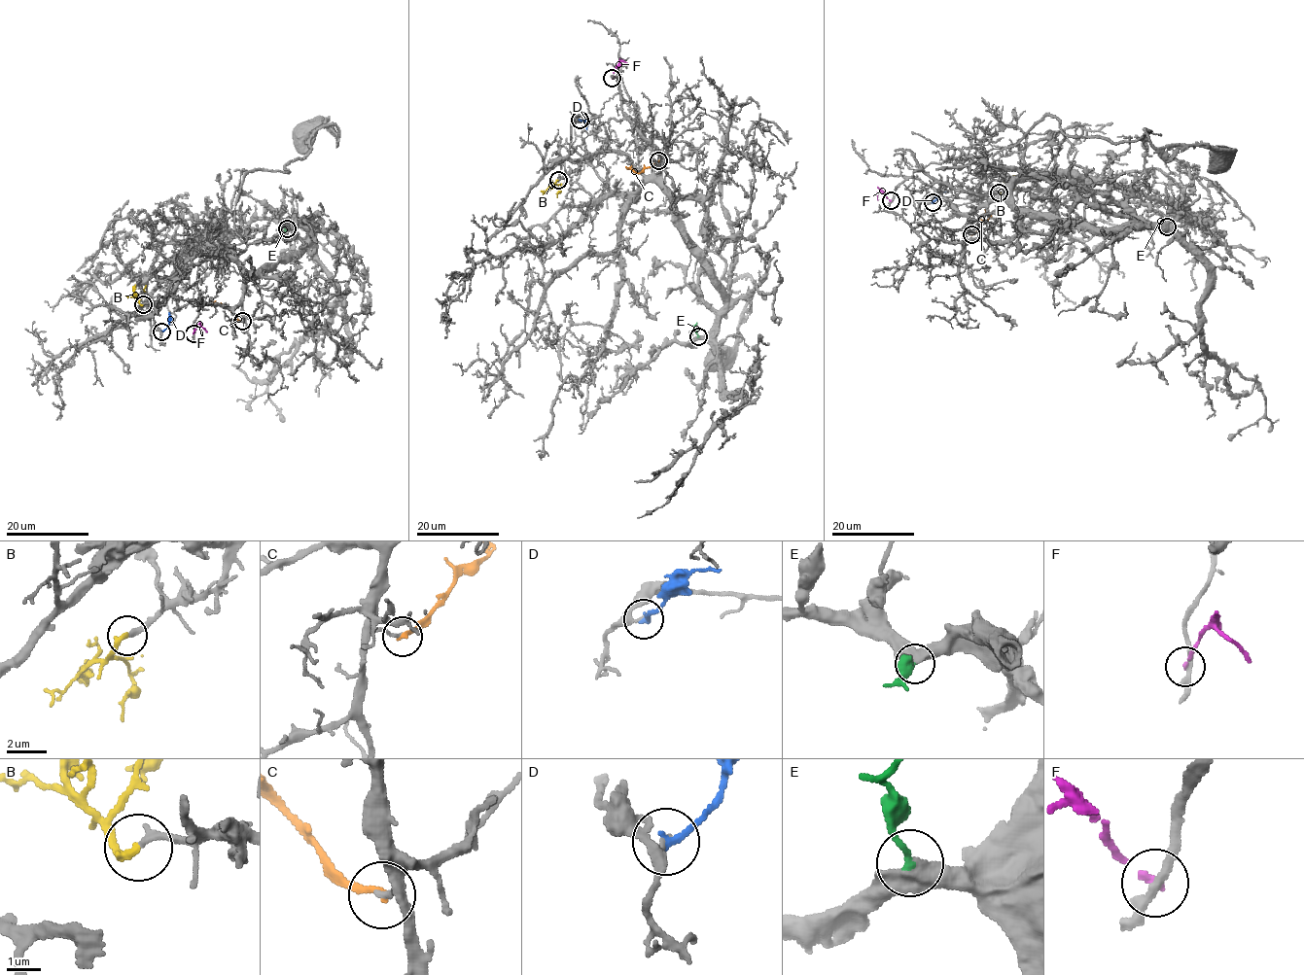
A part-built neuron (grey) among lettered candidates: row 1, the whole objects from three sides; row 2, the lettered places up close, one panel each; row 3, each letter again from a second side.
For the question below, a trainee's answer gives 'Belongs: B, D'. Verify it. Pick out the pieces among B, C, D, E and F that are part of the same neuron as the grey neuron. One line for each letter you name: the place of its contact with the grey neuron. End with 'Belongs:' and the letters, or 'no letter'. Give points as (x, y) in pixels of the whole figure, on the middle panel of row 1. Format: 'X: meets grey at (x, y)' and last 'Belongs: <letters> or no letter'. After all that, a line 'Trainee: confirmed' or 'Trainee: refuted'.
B: meets grey at (558, 180)
E: meets grey at (698, 336)
Belongs: B, E
Trainee: refuted

